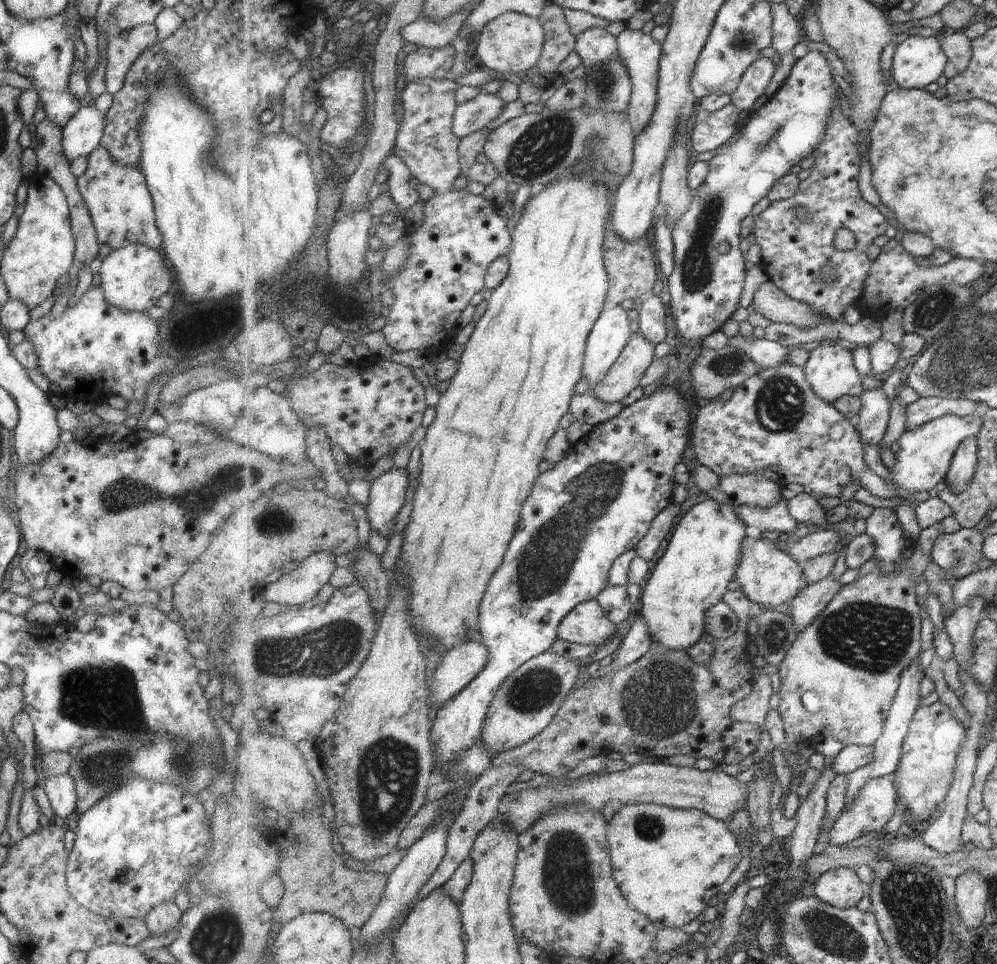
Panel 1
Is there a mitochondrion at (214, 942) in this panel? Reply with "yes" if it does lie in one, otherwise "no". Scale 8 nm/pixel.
yes

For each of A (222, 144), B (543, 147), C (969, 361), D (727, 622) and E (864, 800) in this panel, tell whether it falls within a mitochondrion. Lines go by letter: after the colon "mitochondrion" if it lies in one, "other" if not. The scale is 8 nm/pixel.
A: mitochondrion
B: mitochondrion
C: mitochondrion
D: other
E: other

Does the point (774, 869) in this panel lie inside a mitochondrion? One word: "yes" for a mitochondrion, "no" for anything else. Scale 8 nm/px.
no

